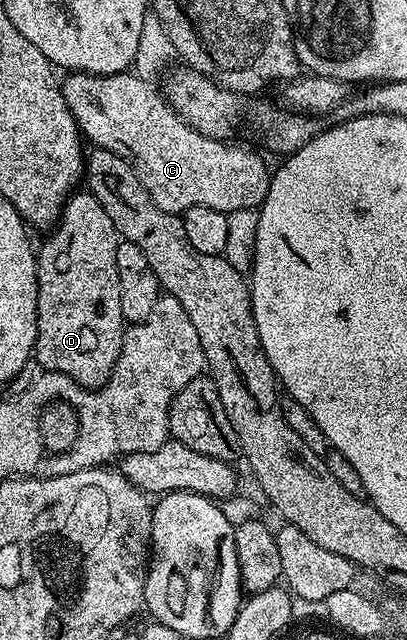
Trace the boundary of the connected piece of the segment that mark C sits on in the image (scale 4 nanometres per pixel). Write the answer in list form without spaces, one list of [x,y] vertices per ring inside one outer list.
[[[86,71],[64,77],[61,92],[82,136],[93,147],[107,149],[131,164],[159,209],[173,215],[192,207],[228,213],[260,208],[267,197],[271,167],[245,147],[228,147],[228,142],[199,133],[169,106],[148,78],[136,73],[89,75]]]

